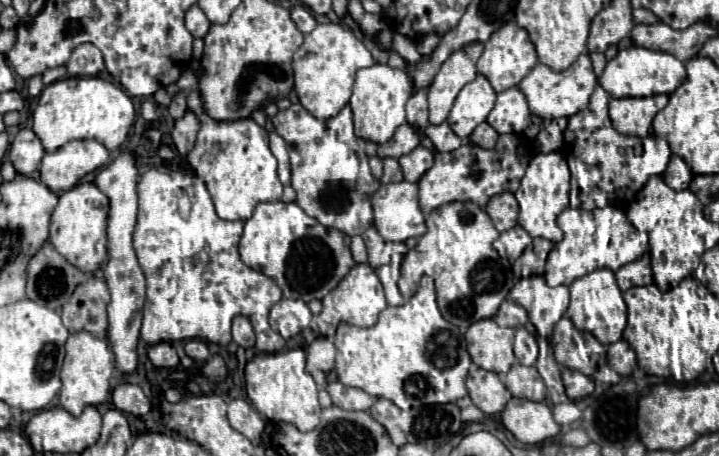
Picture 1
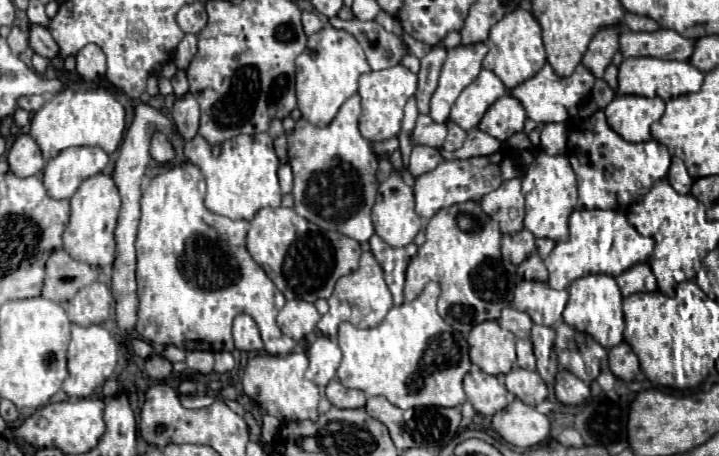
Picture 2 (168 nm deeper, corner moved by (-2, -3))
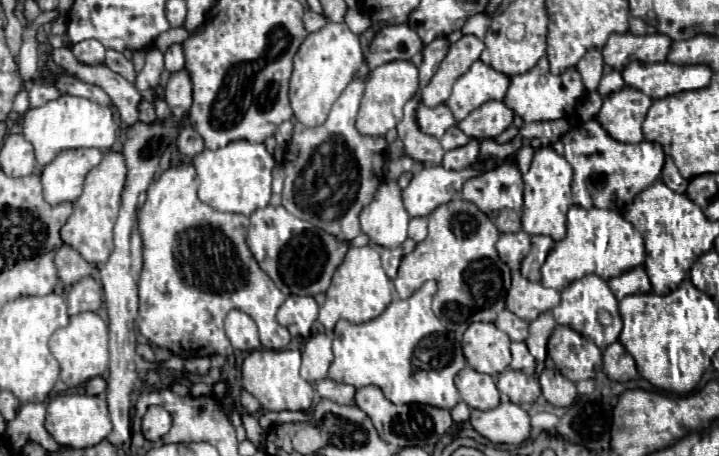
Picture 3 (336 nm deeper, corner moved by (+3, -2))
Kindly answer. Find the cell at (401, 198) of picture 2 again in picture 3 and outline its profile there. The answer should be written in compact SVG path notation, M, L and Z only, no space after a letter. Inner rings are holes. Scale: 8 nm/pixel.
M384 181L372 203L360 213L362 233L366 233L372 243L386 249L404 243L408 221L410 217L402 205L402 189L396 181Z

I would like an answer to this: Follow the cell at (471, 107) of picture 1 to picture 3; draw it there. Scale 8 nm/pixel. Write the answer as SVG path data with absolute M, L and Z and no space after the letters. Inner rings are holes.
M480 59L454 83L452 95L446 105L452 109L456 121L478 109L490 99L504 99L510 85L510 77L484 65Z

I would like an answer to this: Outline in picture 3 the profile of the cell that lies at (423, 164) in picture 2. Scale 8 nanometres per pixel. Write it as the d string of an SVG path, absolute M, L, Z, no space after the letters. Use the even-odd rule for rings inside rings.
M410 99L404 105L404 119L396 127L398 137L404 141L406 155L410 155L414 161L440 165L444 149L442 149L438 139L434 139L432 135L426 135L426 133L420 131L418 123L416 123L418 105L420 105L420 99Z

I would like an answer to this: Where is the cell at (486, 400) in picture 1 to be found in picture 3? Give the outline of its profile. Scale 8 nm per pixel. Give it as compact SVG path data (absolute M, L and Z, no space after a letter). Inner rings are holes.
M466 365L456 375L456 387L460 391L462 401L472 409L494 409L500 403L500 391L496 387L494 377L474 371L470 365Z

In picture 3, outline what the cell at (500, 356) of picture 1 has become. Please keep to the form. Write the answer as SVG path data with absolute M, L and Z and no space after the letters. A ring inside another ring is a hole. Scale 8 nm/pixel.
M472 323L462 339L466 361L486 375L500 375L510 365L510 337L494 323Z

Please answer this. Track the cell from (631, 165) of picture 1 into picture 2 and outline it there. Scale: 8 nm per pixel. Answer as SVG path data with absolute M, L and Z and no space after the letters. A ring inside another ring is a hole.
M597 110L579 130L569 134L567 156L573 172L577 174L579 208L587 210L609 208L617 212L627 212L627 208L639 196L645 196L657 180L667 176L671 164L667 148L657 140L633 144L615 134L609 128L603 110Z

